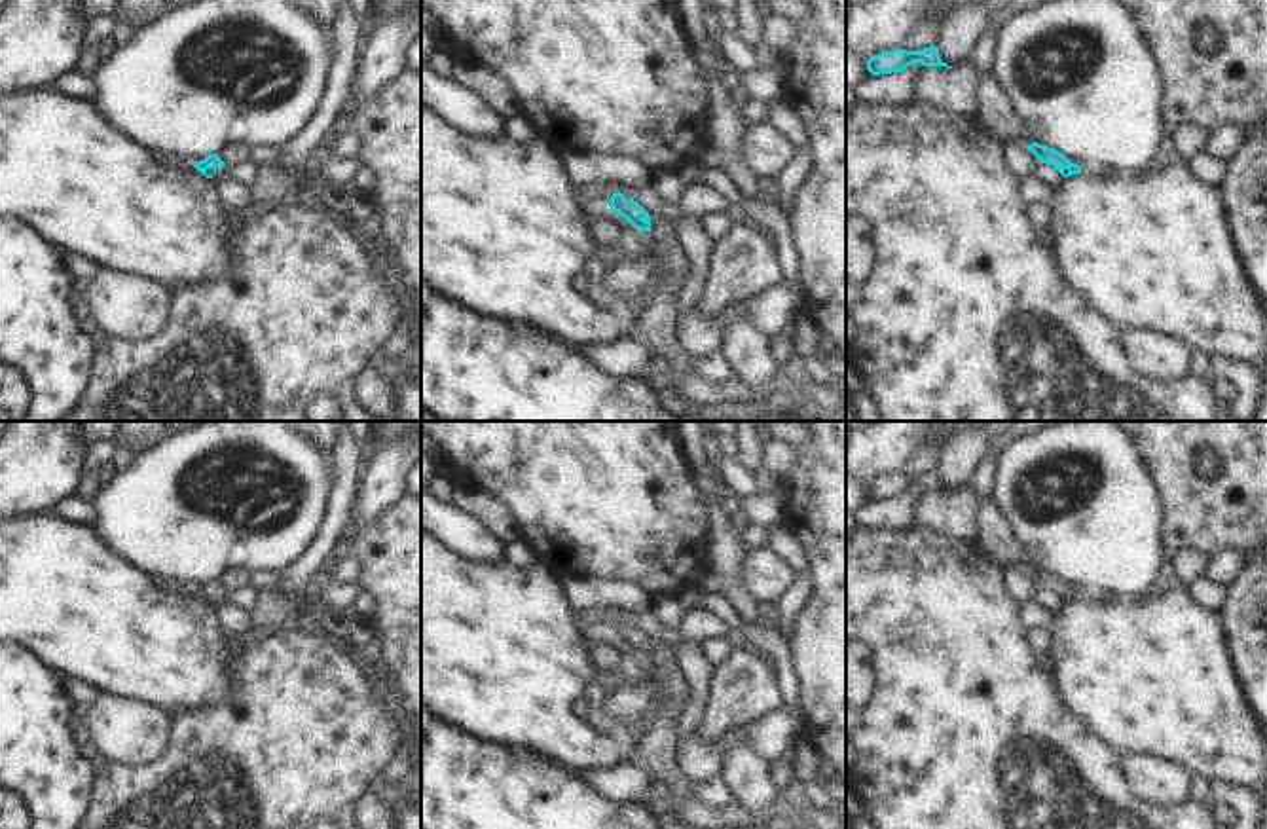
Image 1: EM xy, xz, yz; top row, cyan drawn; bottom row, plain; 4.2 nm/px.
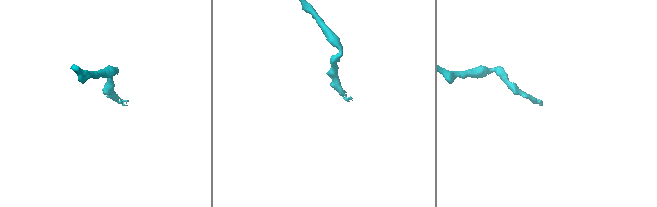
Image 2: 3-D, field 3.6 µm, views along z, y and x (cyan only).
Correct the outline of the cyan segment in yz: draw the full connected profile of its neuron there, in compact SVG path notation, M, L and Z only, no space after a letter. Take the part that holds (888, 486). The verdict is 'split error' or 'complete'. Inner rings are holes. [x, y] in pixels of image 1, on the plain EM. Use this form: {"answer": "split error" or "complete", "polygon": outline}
{"answer": "complete", "polygon": "M935 470L924 472L920 476L893 474L882 476L867 486L867 495L872 501L901 497L912 488L922 488L924 491L948 491L941 486L939 474Z"}

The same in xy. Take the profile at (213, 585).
{"answer": "split error", "polygon": "M209 579L205 584L193 590L207 603L220 605L226 601L226 590L218 579Z"}

